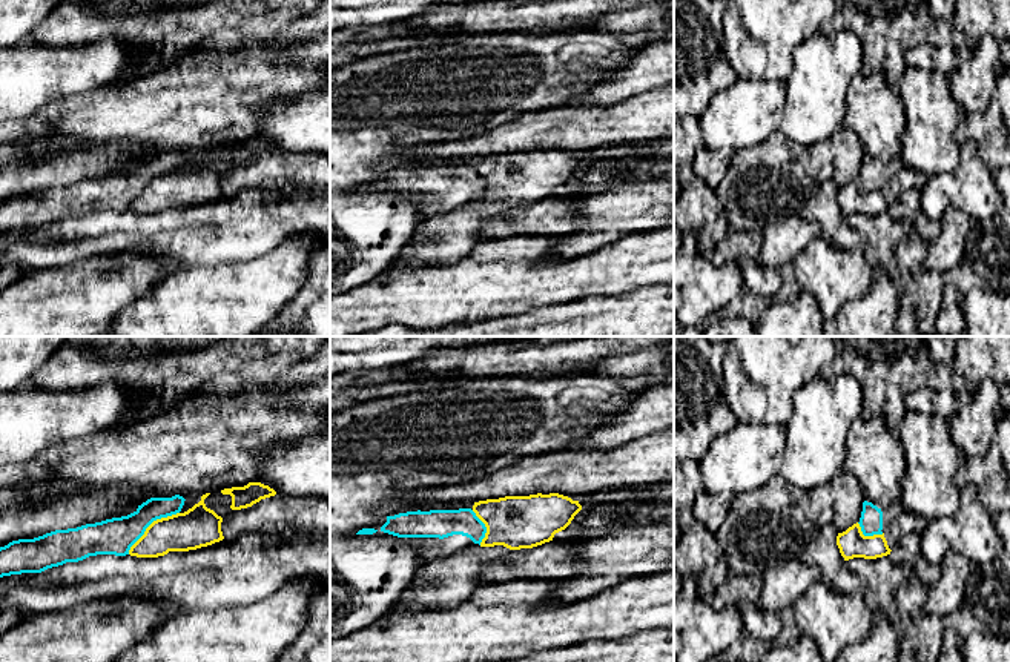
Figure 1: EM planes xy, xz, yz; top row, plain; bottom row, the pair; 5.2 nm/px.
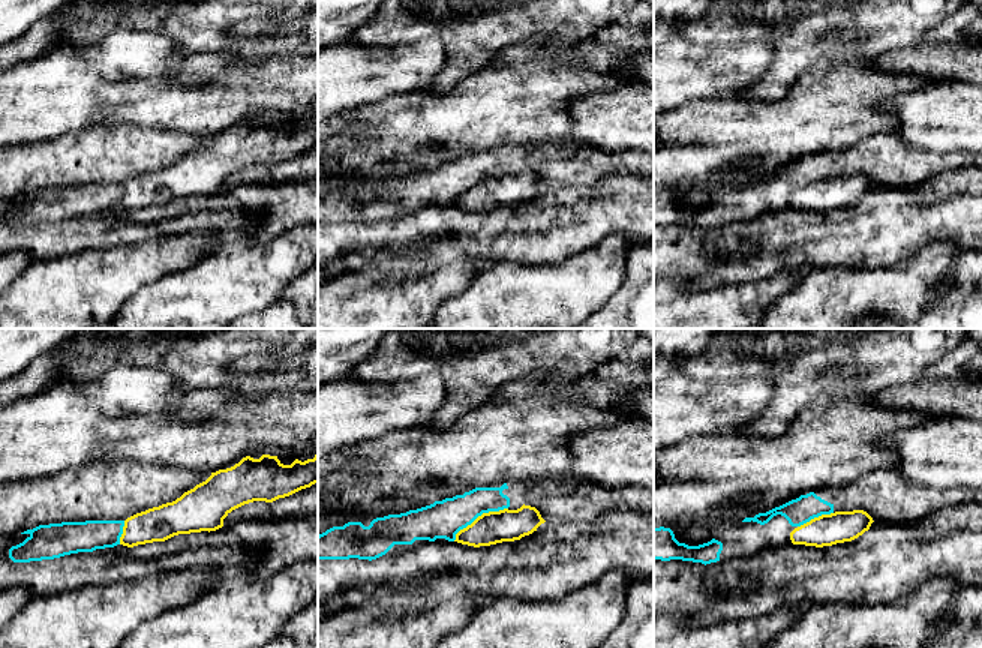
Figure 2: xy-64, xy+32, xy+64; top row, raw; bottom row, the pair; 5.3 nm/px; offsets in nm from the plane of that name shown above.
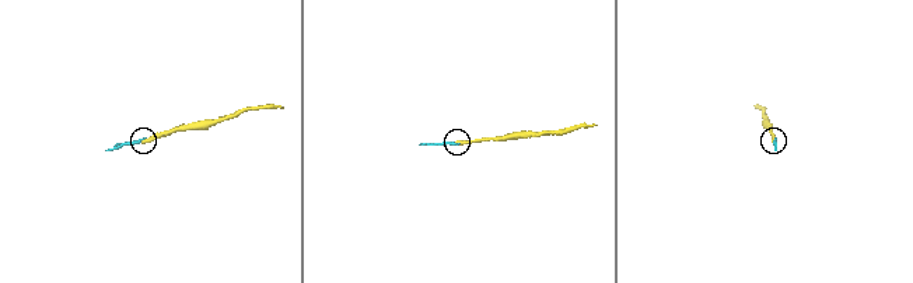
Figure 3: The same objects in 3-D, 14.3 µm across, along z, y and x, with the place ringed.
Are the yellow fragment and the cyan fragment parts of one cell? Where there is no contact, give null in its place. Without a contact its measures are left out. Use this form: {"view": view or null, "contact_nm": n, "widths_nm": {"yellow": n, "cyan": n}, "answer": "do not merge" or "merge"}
{"view": "xy", "contact_nm": 340, "widths_nm": {"yellow": 200, "cyan": 190}, "answer": "do not merge"}

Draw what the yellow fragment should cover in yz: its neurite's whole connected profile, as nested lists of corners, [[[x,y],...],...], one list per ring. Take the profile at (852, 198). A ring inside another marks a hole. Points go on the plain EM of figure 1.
[[[904,166],[883,190],[864,192],[860,180],[838,189],[837,201],[844,217],[853,213],[876,215],[890,210],[899,195],[907,189],[923,190],[929,178]]]

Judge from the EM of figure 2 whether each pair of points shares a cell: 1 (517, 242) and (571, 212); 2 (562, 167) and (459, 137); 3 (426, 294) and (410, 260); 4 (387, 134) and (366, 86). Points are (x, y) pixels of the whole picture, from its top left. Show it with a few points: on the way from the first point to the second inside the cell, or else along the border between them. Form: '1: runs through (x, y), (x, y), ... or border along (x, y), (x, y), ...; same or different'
1: runs through (531, 233), (558, 224); same
2: border along (558, 138), (528, 141), (523, 146); different
3: border along (449, 258), (432, 272), (401, 278), (383, 272); different
4: border along (407, 90), (341, 116); different

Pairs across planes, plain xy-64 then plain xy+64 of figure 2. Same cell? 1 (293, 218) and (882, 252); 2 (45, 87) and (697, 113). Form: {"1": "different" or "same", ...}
{"1": "same", "2": "different"}

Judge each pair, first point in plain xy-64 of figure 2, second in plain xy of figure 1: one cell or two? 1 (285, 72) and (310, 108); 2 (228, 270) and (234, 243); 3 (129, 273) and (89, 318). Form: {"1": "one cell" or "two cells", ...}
{"1": "two cells", "2": "two cells", "3": "one cell"}

